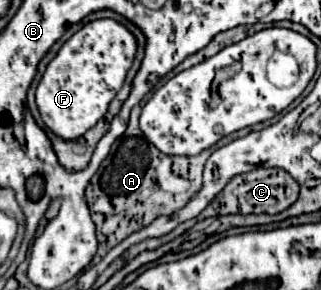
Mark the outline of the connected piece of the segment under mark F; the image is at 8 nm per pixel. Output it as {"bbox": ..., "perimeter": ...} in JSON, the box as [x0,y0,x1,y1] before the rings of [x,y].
{"bbox":[37,19,135,139],"perimeter":[[[99,19],[79,29],[47,65],[37,87],[37,107],[45,125],[63,139],[77,139],[105,113],[135,59],[135,37],[113,19]]]}

